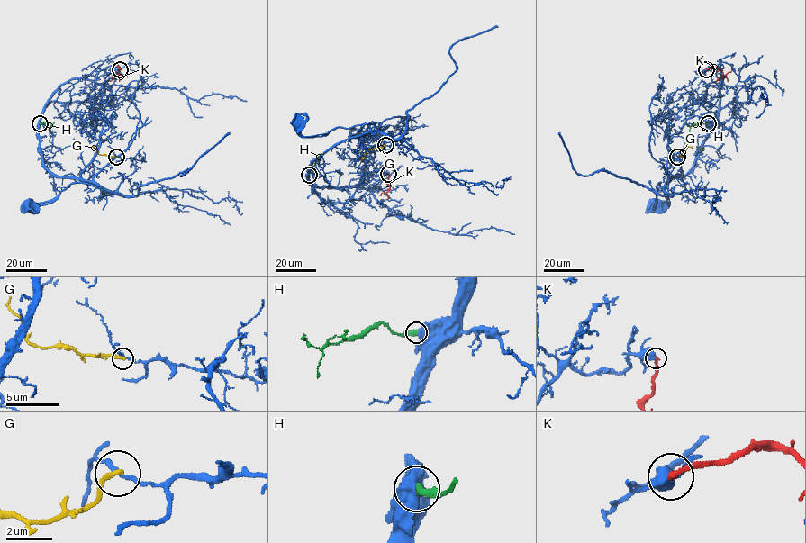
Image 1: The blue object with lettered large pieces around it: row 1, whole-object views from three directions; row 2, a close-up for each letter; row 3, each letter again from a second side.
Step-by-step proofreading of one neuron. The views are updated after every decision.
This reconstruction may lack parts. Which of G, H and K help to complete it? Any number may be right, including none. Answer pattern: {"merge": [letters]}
{"merge": ["H"]}

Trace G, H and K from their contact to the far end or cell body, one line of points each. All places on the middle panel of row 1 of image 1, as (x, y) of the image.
G: (384, 145), (379, 149), (367, 149), (361, 159)
H: (309, 175), (318, 157), (323, 153)
K: (388, 174), (386, 183), (389, 187), (378, 194)

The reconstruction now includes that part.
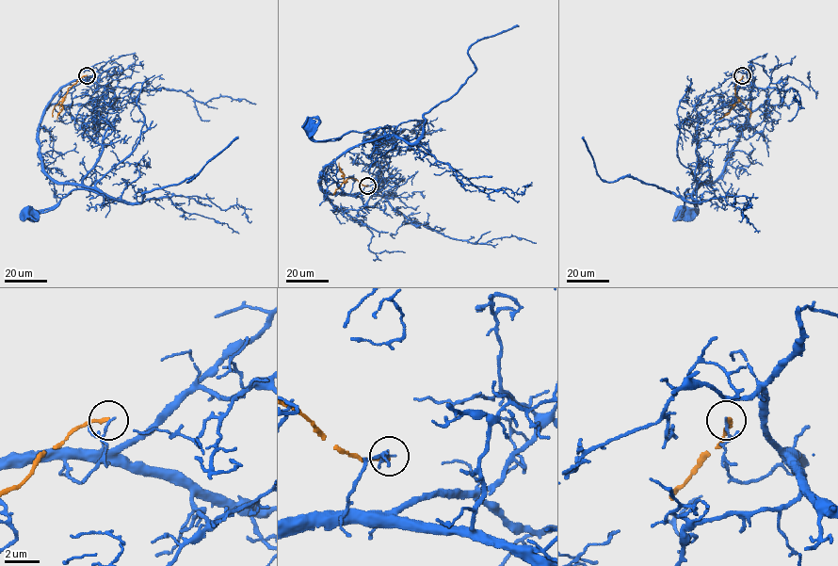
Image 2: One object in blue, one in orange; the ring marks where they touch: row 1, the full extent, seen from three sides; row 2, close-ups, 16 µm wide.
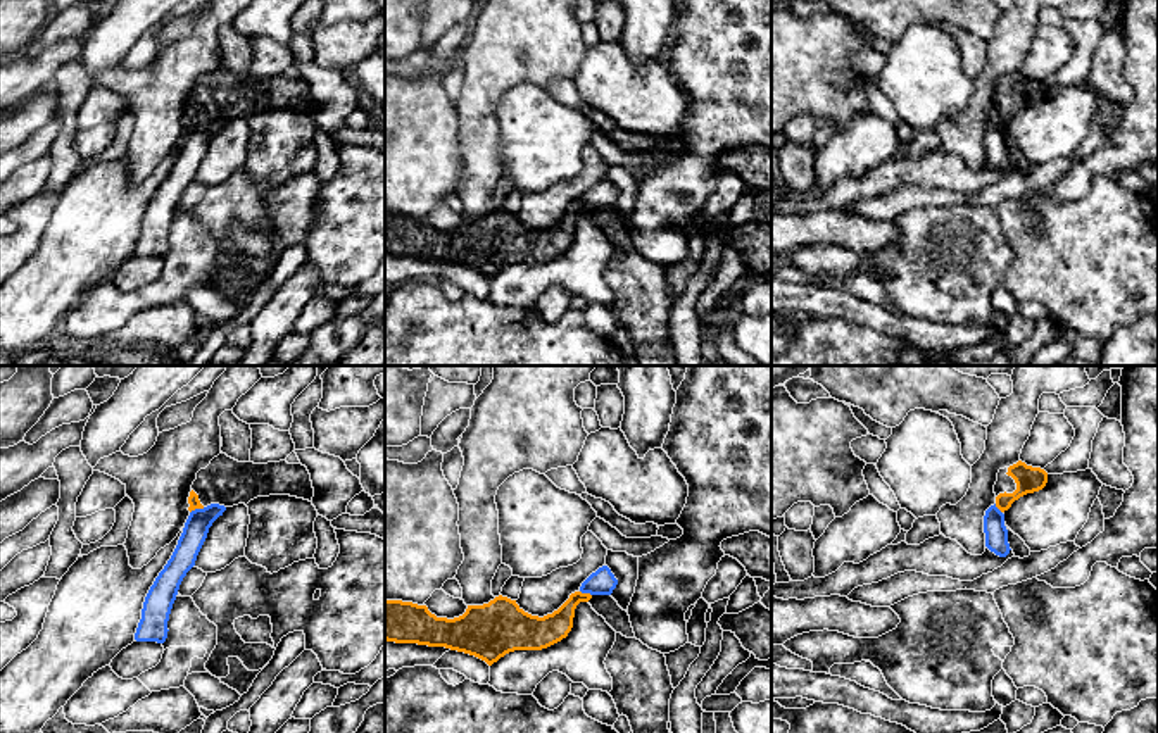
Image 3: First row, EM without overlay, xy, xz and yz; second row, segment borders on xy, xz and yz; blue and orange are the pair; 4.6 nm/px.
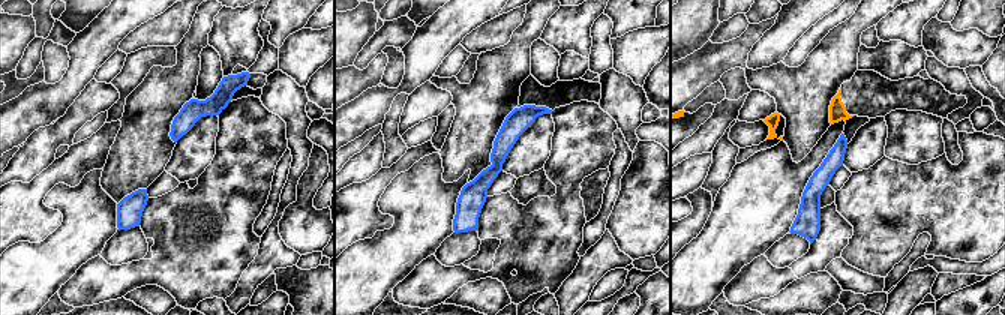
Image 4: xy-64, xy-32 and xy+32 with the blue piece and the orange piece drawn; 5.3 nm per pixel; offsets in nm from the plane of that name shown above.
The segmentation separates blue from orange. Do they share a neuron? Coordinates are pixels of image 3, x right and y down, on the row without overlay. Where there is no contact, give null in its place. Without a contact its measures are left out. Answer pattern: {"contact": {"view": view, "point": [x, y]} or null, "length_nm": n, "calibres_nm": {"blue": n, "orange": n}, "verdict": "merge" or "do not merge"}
{"contact": {"view": "xy", "point": [197, 123]}, "length_nm": 80, "calibres_nm": {"blue": 120, "orange": 50}, "verdict": "do not merge"}

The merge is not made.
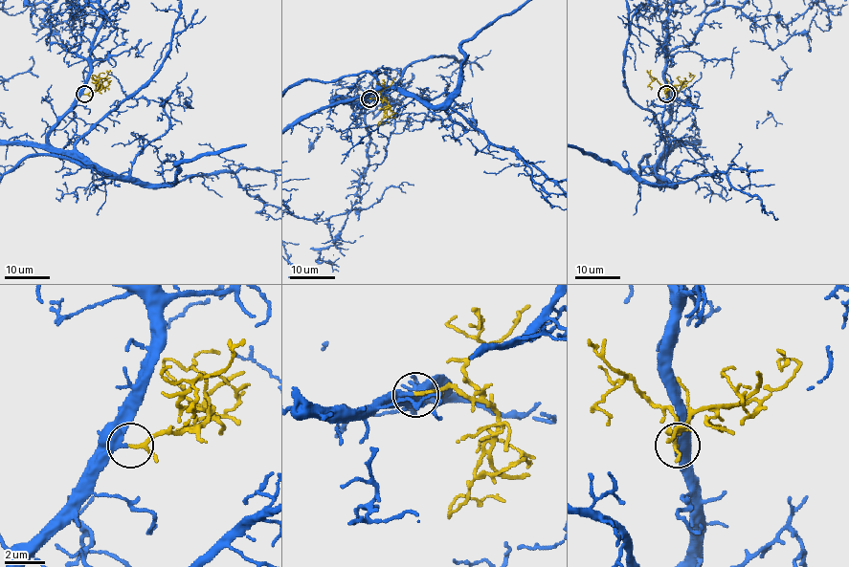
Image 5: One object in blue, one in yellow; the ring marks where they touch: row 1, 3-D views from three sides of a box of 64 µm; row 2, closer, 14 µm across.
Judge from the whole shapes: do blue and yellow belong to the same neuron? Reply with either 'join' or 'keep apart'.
join

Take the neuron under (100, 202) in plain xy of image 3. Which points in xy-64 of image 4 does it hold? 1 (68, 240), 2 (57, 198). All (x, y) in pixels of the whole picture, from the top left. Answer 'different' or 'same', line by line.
1: same
2: same

